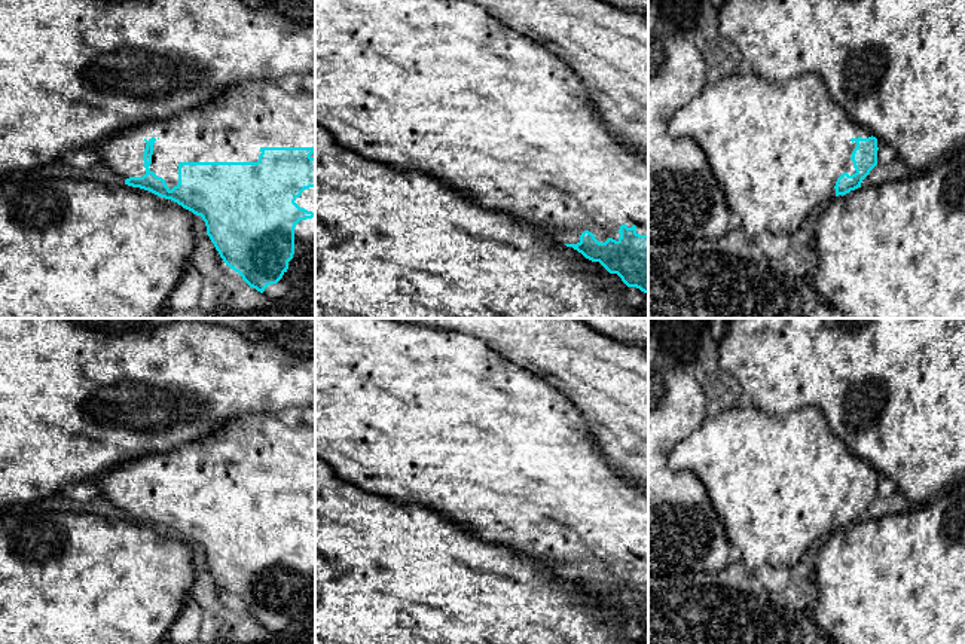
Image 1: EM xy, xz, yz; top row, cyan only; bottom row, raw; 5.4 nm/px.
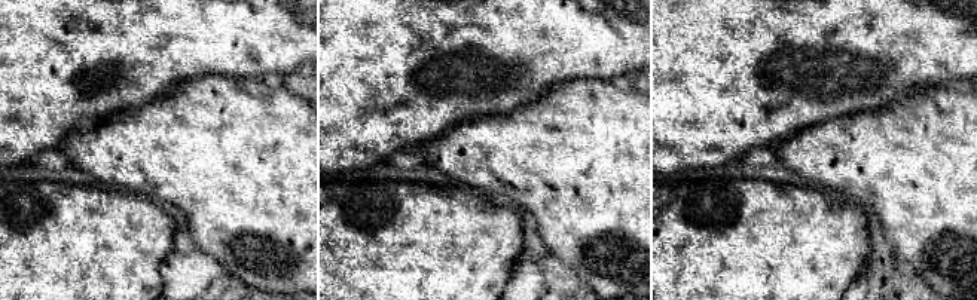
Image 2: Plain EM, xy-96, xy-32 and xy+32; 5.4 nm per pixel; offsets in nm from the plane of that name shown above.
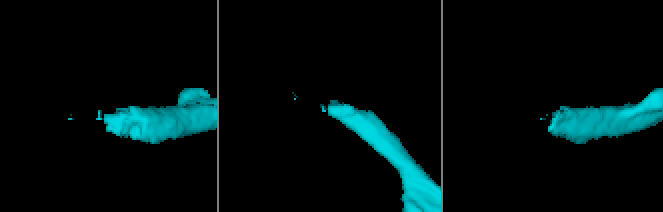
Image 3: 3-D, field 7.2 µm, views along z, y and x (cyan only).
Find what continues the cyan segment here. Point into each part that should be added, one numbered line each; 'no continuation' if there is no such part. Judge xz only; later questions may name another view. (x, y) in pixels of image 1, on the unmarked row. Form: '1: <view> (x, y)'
1: xz (418, 415)

